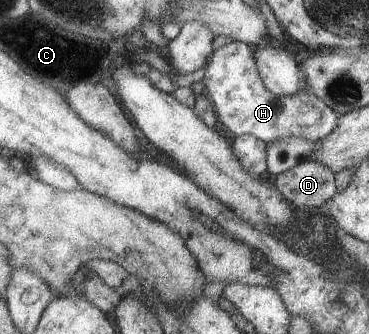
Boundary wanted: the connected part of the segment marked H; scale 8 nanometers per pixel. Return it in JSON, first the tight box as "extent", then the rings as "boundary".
{"extent":[200,41,339,144],"boundary":[[[230,41],[217,48],[209,59],[200,81],[214,104],[219,121],[236,136],[254,135],[270,144],[278,138],[290,136],[302,136],[318,142],[337,128],[339,114],[318,96],[303,91],[294,96],[274,94],[258,70],[256,49],[249,44]]]}

